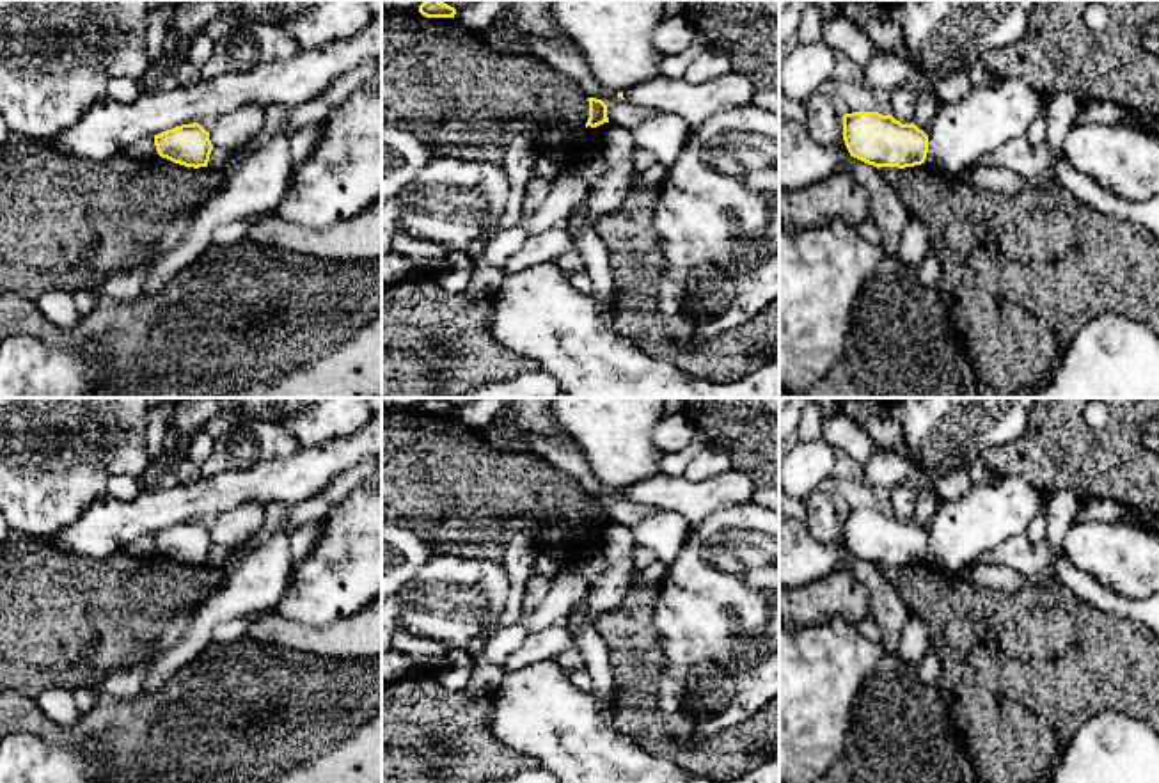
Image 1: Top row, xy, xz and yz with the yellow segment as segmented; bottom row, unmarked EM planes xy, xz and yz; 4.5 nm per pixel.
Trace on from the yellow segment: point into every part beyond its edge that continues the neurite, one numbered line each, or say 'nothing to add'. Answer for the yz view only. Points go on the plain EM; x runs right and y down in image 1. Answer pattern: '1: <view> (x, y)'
nothing to add

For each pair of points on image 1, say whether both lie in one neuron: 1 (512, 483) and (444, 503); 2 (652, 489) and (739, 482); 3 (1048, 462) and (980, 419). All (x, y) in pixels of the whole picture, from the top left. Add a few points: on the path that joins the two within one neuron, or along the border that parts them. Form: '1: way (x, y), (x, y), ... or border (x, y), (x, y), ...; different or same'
1: way (496, 496), (460, 496); same
2: way (673, 492), (717, 492); same
3: border (1030, 416), (1021, 435), (978, 457); different

